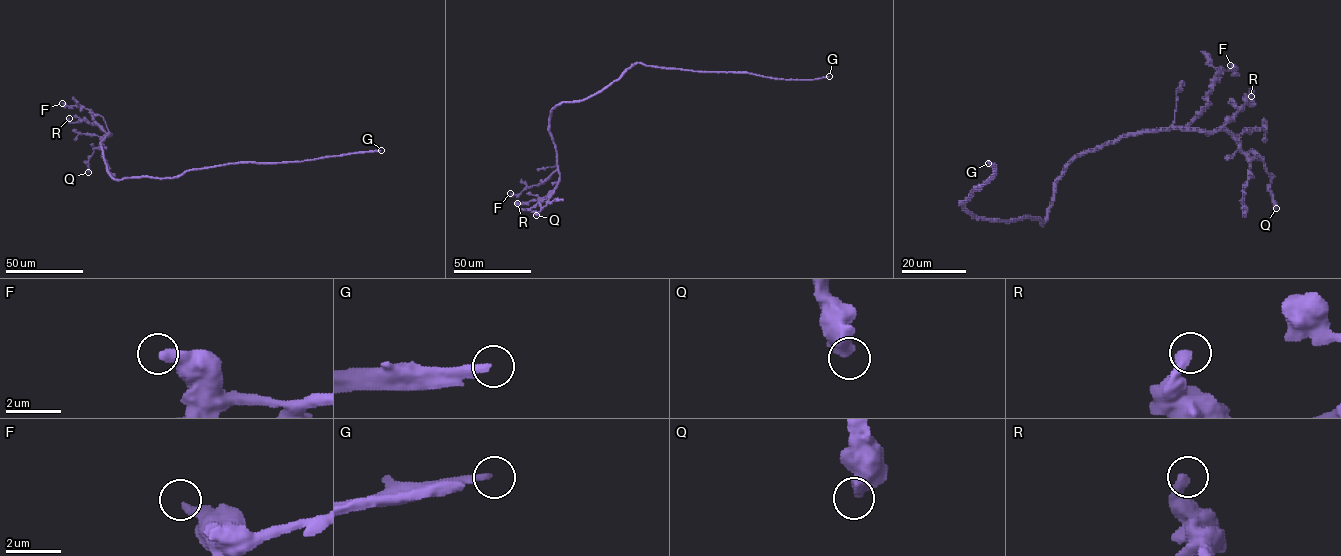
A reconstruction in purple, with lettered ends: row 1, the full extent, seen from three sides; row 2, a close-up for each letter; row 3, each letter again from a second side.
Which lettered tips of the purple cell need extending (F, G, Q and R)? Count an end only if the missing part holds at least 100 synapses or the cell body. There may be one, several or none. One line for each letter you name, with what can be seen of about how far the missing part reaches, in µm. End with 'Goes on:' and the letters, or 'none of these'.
G: 250 µm
Goes on: G

